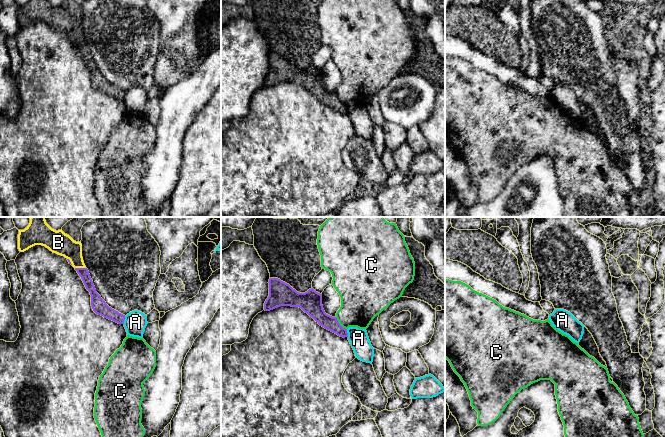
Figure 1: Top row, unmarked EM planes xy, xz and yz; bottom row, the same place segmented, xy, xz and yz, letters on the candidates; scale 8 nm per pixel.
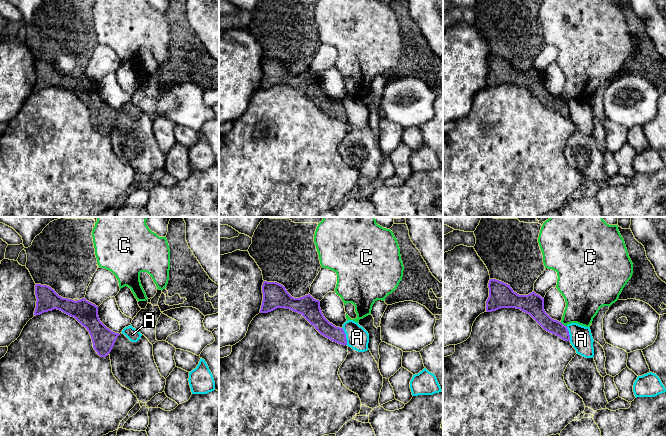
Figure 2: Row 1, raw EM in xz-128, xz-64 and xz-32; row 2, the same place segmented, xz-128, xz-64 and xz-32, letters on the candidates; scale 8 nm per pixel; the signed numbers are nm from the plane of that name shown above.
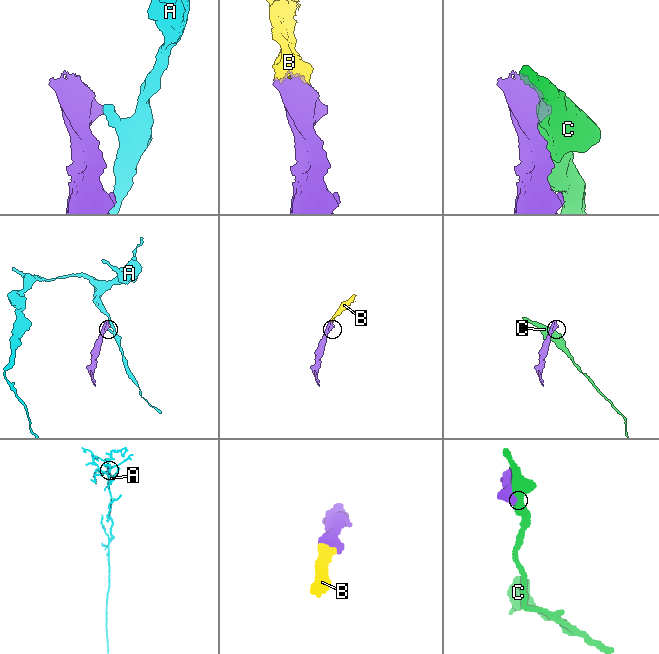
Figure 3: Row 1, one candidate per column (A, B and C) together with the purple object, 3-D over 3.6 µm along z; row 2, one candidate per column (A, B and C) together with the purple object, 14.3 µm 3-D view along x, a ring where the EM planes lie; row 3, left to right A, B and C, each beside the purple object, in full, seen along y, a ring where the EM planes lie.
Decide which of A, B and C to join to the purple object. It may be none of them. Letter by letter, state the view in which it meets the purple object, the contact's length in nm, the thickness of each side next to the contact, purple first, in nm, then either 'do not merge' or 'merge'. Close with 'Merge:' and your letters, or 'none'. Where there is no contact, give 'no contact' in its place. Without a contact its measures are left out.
A: meets purple in xy; contact 70 nm long; 120 nm thick on the purple side, 180 nm on the other; do not merge
B: meets purple in xy; contact 90 nm long; 80 nm thick on the purple side, 180 nm on the other; merge
C: meets purple in xz; contact 140 nm long; 150 nm thick on the purple side, 320 nm on the other; do not merge
Merge: B

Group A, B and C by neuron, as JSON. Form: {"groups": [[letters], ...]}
{"groups": [["A"], ["B"], ["C"]]}

